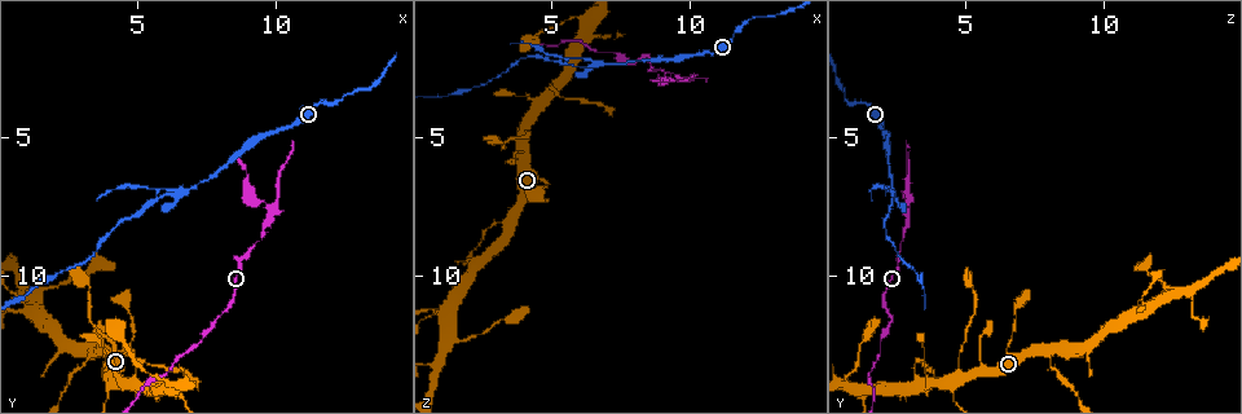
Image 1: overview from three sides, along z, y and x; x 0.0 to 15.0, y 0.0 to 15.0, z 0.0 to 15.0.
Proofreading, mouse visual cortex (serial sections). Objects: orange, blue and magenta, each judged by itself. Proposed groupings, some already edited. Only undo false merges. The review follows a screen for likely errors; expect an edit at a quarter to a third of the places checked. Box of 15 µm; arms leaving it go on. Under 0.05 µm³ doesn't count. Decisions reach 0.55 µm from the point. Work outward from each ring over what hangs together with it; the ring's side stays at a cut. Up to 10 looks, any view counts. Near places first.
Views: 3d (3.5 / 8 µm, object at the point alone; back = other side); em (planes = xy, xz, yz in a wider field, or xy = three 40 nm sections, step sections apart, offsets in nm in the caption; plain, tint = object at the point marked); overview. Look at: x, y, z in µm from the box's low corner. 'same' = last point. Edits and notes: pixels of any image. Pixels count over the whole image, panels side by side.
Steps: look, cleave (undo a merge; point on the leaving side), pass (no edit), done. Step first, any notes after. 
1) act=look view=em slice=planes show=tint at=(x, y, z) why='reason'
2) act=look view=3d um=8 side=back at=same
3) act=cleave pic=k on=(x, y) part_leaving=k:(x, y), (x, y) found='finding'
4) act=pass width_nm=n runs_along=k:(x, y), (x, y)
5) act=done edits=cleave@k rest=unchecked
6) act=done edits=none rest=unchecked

act=look view=3d um=3.5 at=(9.5, 7.3, 2.9) why='a narrow waist'

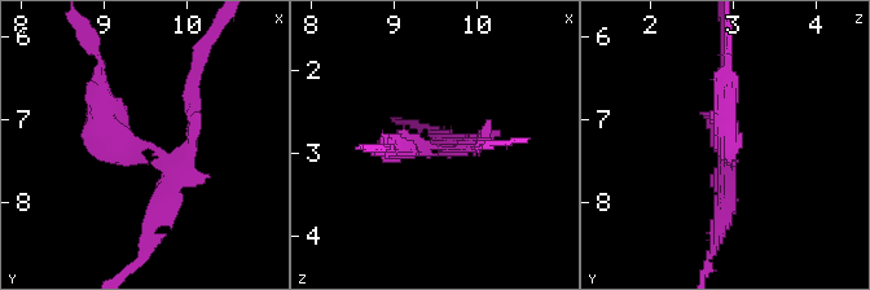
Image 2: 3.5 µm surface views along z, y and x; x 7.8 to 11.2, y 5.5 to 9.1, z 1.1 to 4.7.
act=look view=em slice=xy step=2 show=tint at=(9.55, 7.35, 2.95) why='shape alone is not enough'

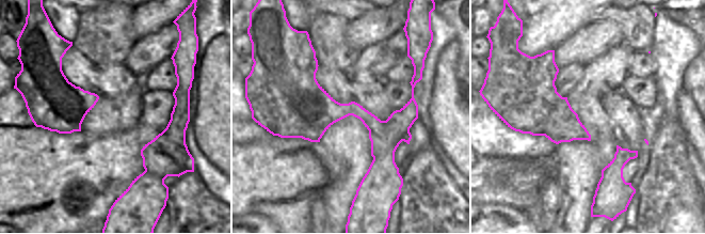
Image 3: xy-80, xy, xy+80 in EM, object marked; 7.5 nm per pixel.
act=cleave pic=2 on=(128, 137) part_leaving=2:(163, 158), (108, 126), (99, 62) found='a second cell is stuck on'

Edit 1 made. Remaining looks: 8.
act=look view=overview

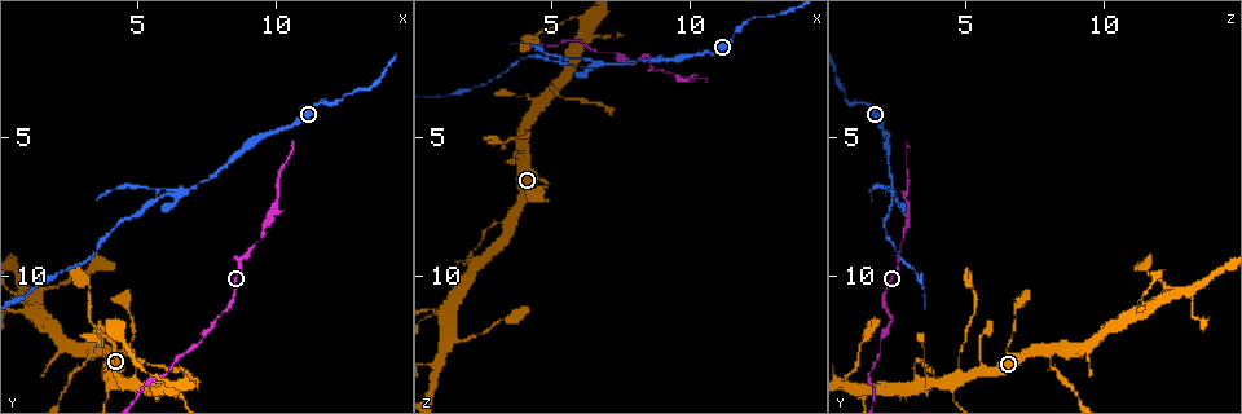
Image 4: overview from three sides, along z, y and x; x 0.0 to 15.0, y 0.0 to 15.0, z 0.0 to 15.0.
act=look view=3d um=3.5 at=(3.8, 12.3, 5.1) why='thin neck'

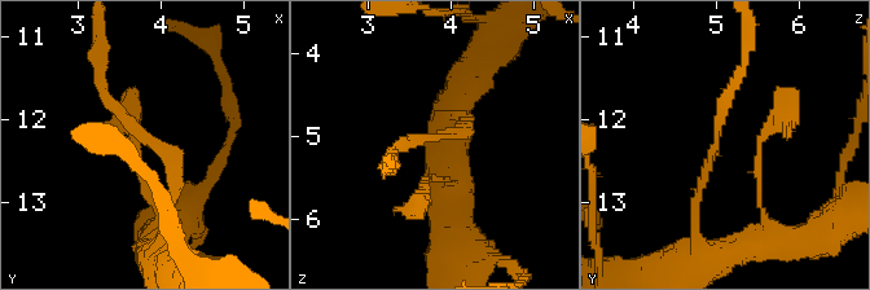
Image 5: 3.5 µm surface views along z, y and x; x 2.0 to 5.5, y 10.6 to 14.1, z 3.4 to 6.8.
act=look view=em slice=xy step=2 show=tint at=(3.90, 12.20, 4.95)

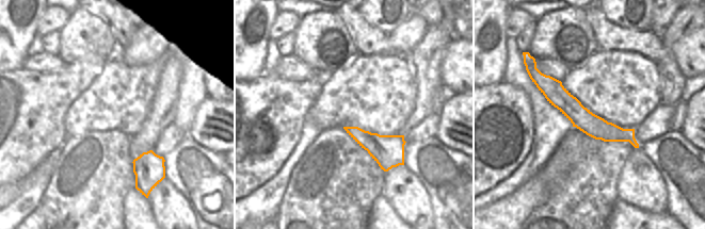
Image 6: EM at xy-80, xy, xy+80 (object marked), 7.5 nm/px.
act=pass arm_widths_nm=150,150 runs_along=6:(537, 75), (585, 120), (633, 141) found='all the same cell'

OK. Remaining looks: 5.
act=look view=em slice=xy step=3 show=tint at=(3.6, 12.6, 8.1) why='thin neck'

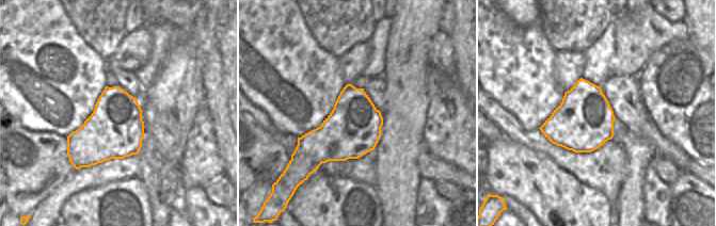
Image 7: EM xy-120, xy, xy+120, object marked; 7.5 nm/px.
act=look view=3d um=3.5 at=same why='see where the arms go'

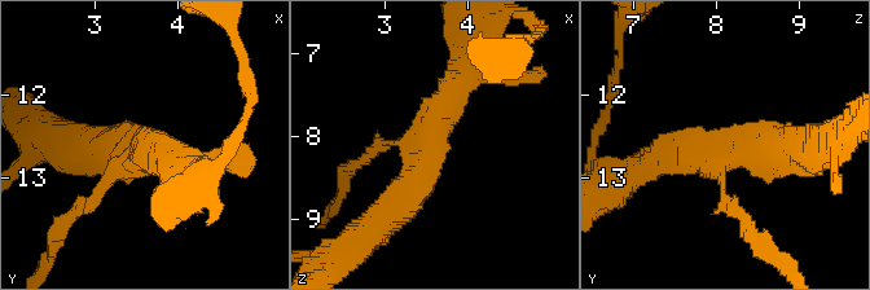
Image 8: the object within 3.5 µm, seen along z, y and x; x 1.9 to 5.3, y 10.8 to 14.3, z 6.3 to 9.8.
act=pass arm_widths_nm=100,400,450 found='one cell here'

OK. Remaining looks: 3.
act=look view=3d um=8 side=back at=(5.2, 13.0, 3.4) why='abrupt turn'

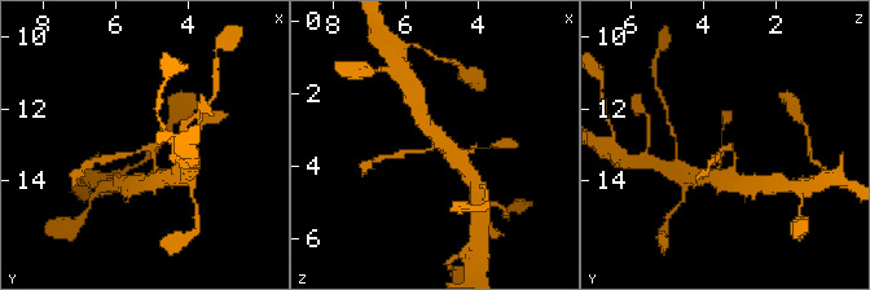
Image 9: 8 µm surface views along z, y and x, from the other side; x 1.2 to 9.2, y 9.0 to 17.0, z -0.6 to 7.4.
act=look view=3d um=3.5 side=back at=(5.2, 13.0, 3.4)

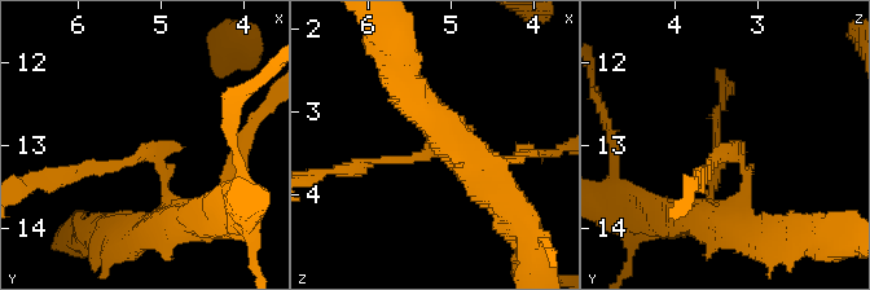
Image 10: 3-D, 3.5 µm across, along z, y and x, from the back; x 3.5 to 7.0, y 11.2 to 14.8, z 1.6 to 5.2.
act=look view=em slice=xy step=5 show=tint at=(5.20, 13.10, 3.40) arm_widths_nm=100,200 why='now the EM'

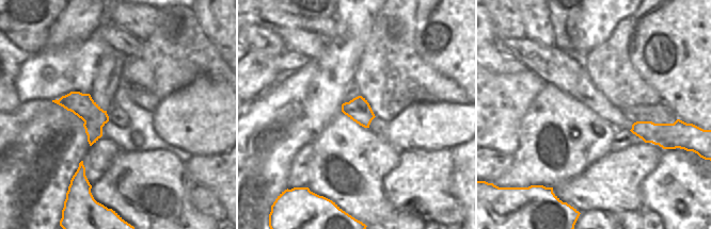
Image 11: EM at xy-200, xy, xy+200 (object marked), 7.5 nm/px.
act=pass runs_along=10:(167, 223), (163, 175), (148, 152), (69, 175) found='all the same cell'

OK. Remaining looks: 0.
act=done edits=cleave@2 rest=unchecked

